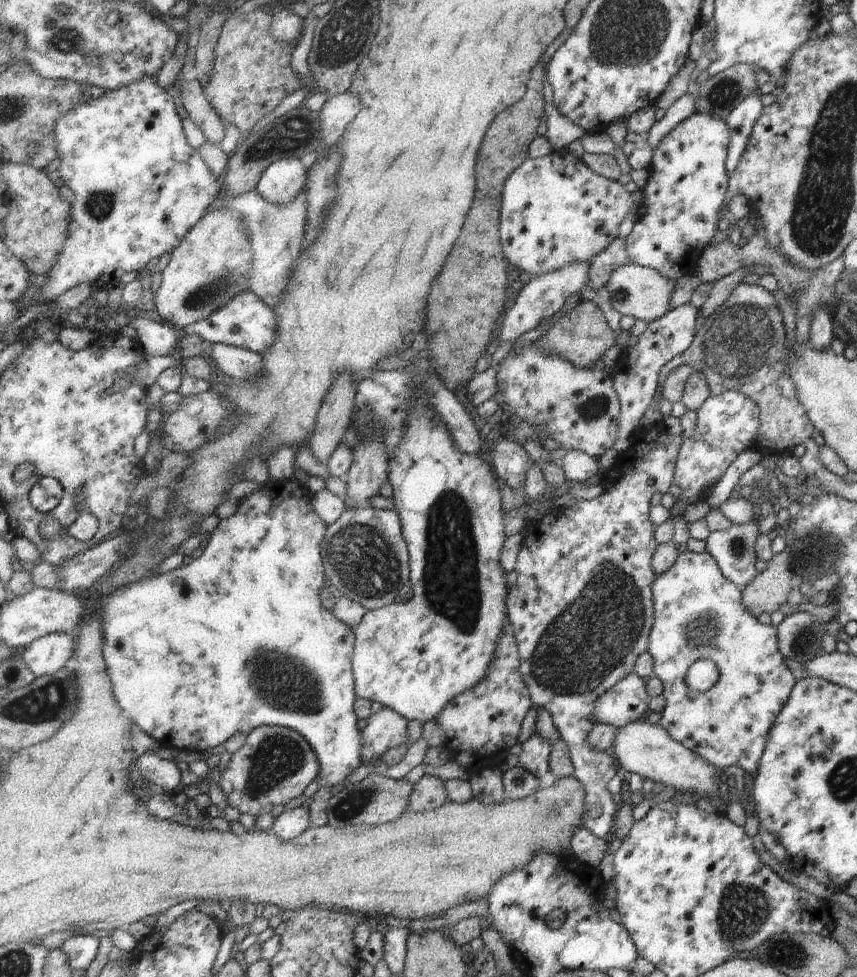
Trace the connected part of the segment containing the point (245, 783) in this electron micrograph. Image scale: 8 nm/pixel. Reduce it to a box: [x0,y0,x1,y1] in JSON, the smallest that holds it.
[218,725,320,817]

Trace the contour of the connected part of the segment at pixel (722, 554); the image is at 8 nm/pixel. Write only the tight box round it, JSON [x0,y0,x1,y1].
[705,518,757,590]

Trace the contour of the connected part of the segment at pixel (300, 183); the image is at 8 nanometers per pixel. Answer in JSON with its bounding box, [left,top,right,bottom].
[257,157,308,204]

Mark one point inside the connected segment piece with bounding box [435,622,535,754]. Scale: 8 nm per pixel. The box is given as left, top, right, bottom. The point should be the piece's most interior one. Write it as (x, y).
(488, 718)

